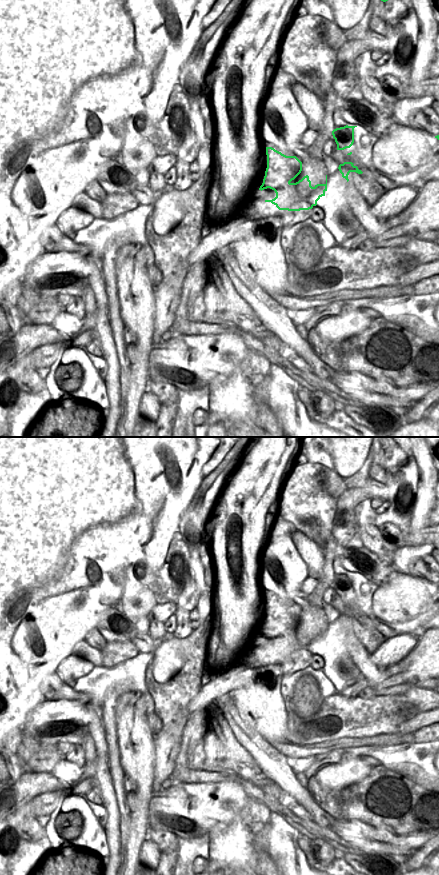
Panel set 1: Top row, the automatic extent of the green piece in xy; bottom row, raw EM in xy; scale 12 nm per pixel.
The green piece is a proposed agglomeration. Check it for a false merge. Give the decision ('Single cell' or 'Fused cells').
Fused cells

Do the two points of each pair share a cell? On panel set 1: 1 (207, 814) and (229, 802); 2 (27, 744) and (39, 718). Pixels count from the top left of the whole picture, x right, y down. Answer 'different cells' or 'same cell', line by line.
1: same cell
2: different cells

